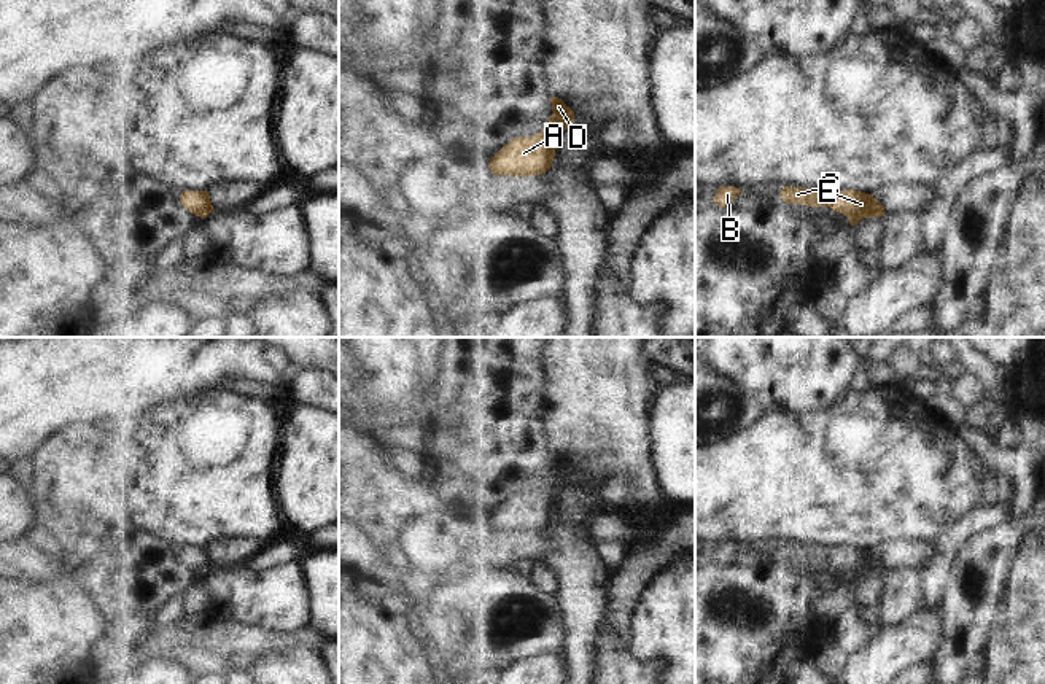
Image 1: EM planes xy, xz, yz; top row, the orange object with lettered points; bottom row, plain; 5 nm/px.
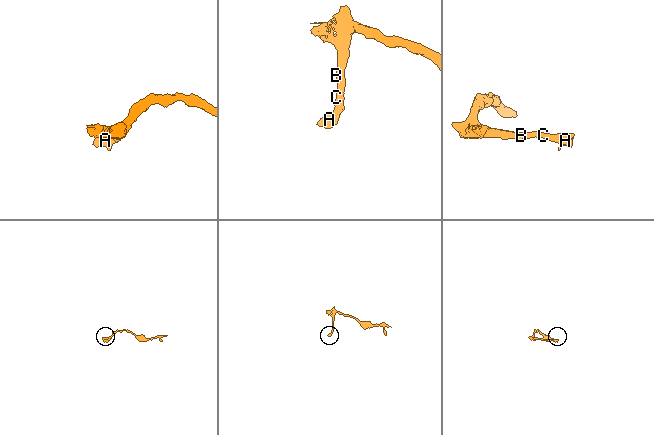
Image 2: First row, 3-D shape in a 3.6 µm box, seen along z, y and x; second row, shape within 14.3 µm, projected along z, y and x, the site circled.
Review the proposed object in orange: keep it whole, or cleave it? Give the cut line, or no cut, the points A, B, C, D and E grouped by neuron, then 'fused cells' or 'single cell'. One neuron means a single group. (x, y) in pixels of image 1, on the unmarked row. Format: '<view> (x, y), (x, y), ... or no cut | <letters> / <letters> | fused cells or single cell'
no cut | A B C D E | single cell

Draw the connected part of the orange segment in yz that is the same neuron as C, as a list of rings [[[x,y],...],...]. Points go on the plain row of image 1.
[[[783,542],[779,552],[786,560],[830,563],[833,568],[843,569],[851,582],[856,582],[864,574],[876,574],[886,569],[873,550],[856,546],[821,547],[818,544]]]

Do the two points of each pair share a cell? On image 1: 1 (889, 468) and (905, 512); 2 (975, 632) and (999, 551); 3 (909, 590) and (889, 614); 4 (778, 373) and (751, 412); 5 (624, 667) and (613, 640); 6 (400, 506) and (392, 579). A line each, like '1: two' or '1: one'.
1: one
2: one
3: one
4: two
5: one
6: one

